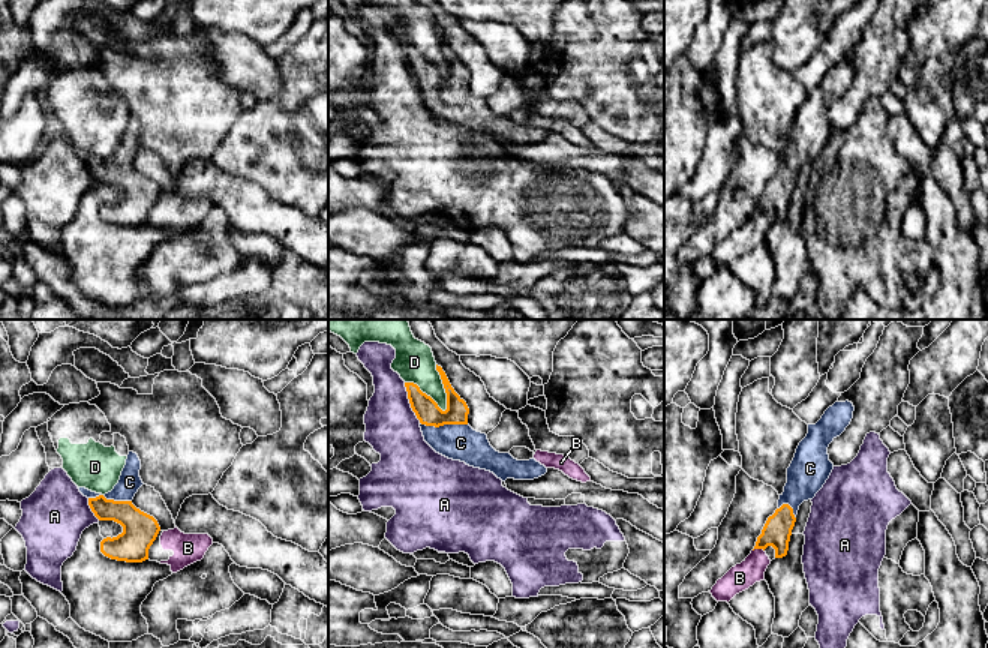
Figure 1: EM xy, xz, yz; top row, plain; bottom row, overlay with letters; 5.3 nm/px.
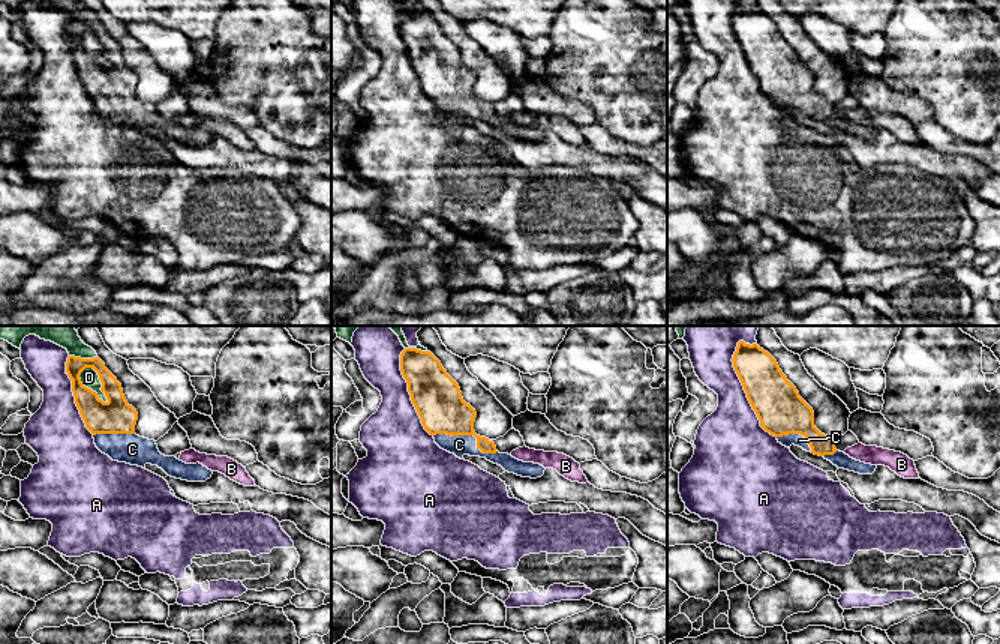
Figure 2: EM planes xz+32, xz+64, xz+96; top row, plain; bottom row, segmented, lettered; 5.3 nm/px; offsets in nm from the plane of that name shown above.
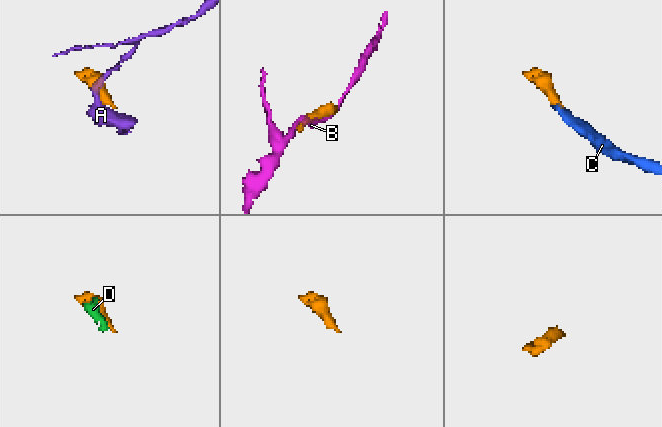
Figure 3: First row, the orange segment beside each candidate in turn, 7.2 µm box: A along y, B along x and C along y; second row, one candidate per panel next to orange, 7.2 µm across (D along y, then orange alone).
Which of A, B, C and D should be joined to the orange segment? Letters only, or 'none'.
C

